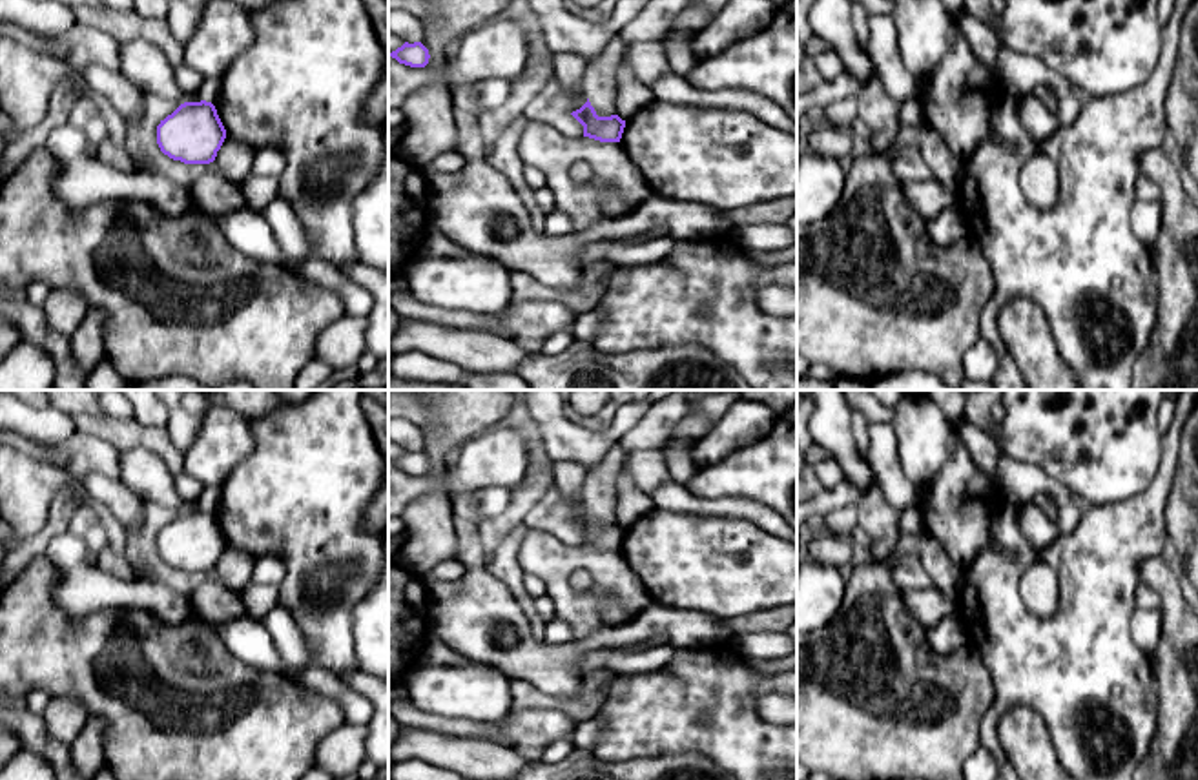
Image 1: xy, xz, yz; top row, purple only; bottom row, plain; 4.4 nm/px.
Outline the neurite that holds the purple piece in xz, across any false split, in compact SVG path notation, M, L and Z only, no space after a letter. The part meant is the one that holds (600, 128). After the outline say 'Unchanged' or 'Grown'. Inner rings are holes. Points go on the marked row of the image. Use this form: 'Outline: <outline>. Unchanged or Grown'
Outline: M589 98L580 109L573 111L571 115L584 126L584 137L600 142L620 142L625 120L622 120L618 115L598 117Z. Unchanged

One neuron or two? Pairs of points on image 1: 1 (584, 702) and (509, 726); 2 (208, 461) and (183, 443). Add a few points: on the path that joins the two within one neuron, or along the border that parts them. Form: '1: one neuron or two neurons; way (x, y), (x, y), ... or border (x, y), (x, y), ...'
1: two neurons; border (518, 708), (558, 708), (578, 720)
2: two neurons; border (205, 414), (201, 431), (183, 456)

